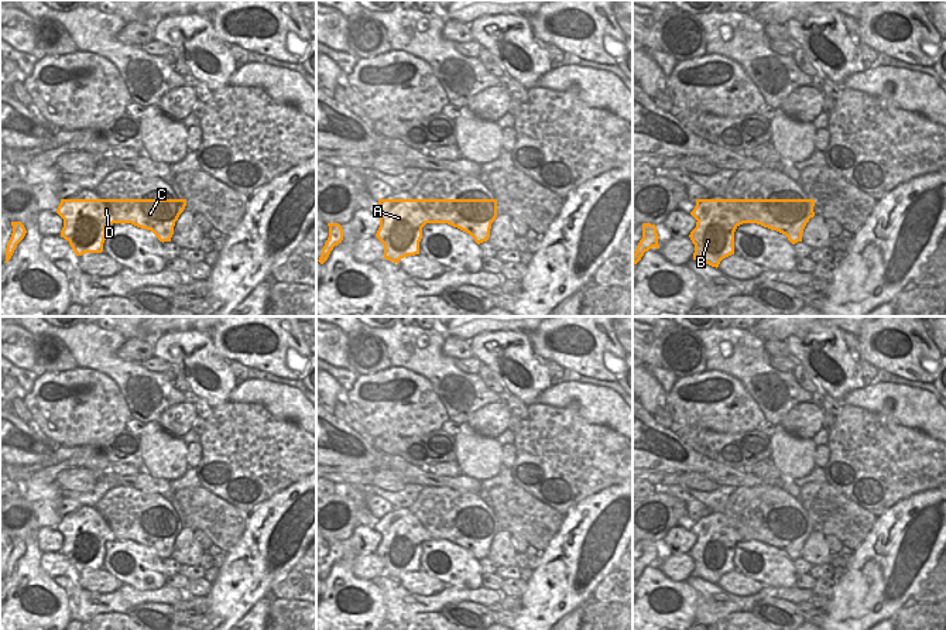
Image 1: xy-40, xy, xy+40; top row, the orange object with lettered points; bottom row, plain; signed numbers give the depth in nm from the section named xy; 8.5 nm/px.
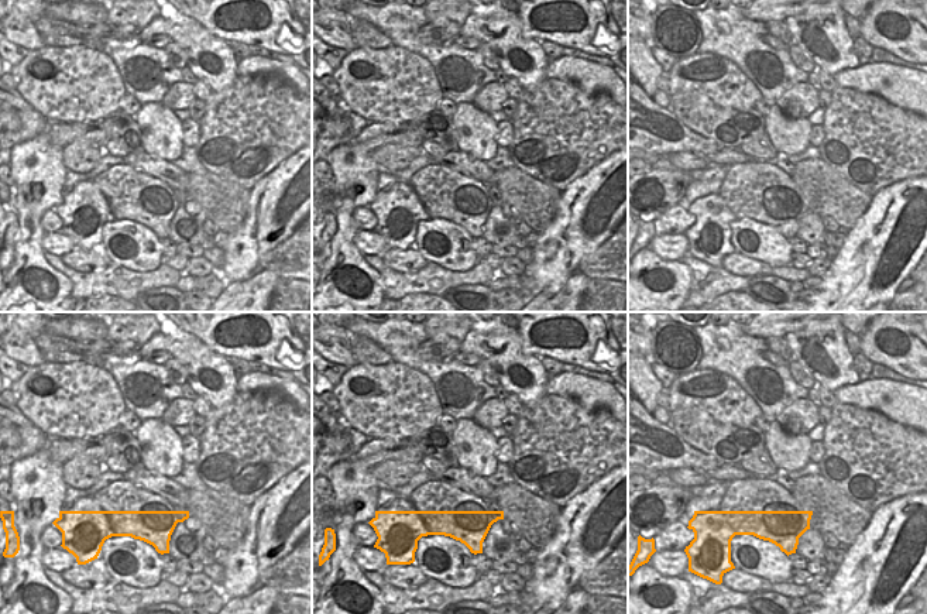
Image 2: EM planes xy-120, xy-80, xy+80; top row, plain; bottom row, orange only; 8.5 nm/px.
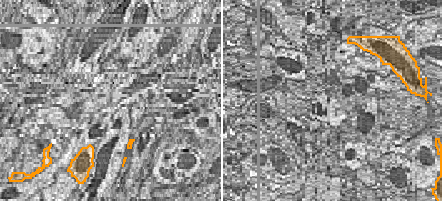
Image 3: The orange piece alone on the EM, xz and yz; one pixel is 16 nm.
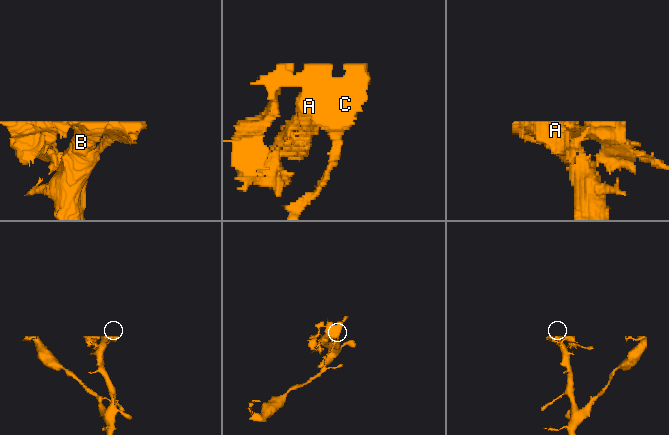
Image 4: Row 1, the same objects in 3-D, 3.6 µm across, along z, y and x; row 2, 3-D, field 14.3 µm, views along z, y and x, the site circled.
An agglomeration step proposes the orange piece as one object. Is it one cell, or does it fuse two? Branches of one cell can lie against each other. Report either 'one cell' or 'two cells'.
two cells

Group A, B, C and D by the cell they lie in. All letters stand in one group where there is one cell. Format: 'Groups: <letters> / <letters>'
Groups: A C D / B.

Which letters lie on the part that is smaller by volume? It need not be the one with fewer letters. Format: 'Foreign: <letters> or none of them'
Foreign: A, C, D

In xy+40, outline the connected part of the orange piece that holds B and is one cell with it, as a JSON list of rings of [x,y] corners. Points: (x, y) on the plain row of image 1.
[[[696,538],[696,544],[689,551],[695,561],[693,576],[712,583],[719,583],[720,578],[734,569],[730,569],[723,559],[720,564],[716,557],[714,545],[709,545],[706,538]]]

